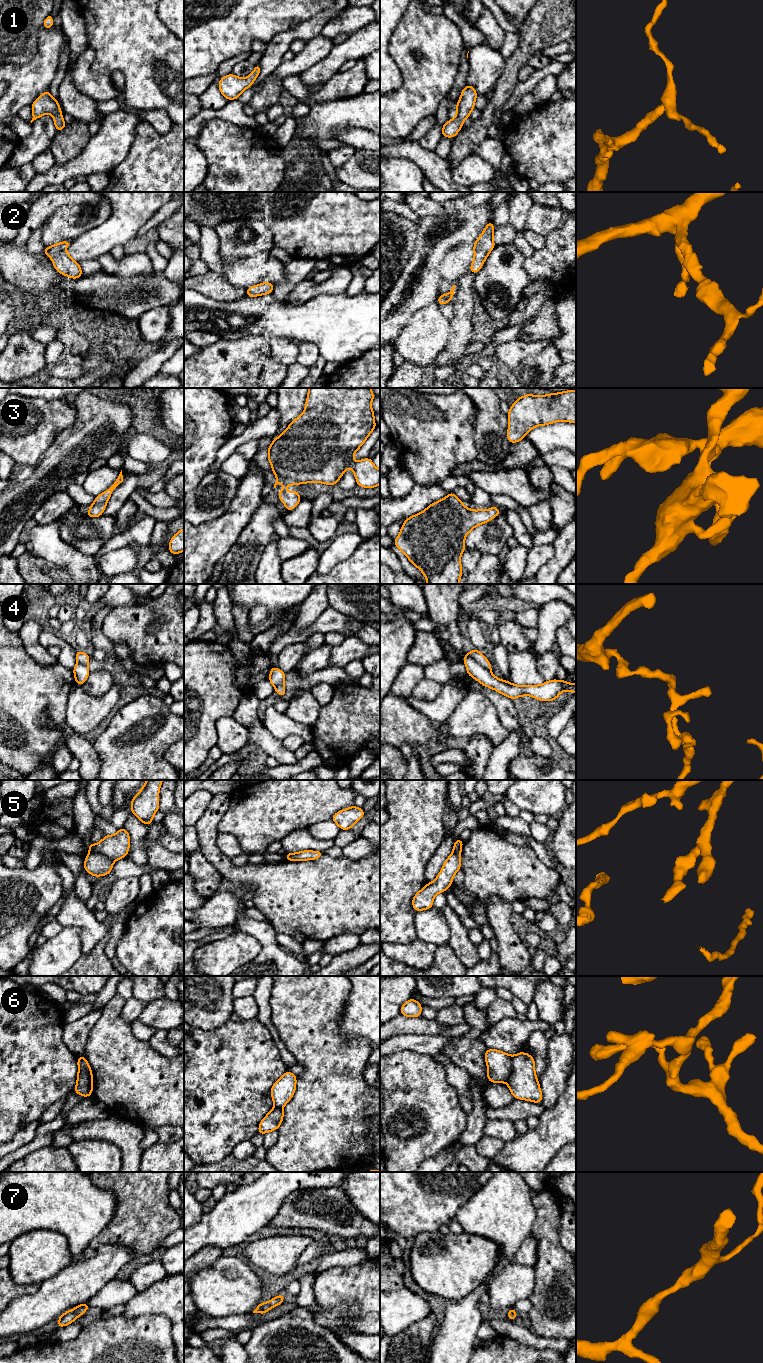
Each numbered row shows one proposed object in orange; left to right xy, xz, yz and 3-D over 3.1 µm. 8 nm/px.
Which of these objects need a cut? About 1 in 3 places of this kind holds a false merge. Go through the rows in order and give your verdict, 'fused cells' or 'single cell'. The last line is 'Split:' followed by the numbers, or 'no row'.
1: single cell
2: single cell
3: single cell
4: fused cells
5: fused cells
6: fused cells
7: single cell
Split: 4, 5, 6

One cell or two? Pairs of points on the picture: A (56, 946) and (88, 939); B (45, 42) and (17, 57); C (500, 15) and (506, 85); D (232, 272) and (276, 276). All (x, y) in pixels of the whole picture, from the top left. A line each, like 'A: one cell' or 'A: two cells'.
A: two cells
B: two cells
C: two cells
D: one cell

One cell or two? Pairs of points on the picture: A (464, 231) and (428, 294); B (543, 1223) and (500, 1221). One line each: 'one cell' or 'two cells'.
A: one cell
B: two cells

